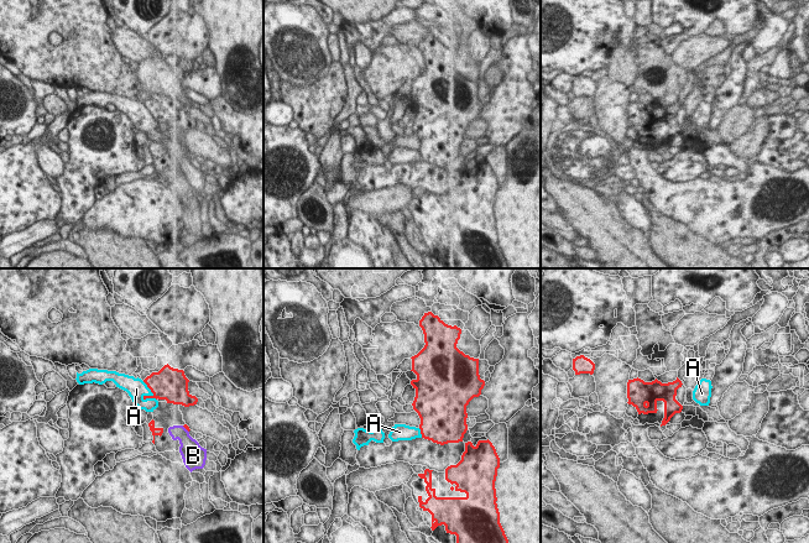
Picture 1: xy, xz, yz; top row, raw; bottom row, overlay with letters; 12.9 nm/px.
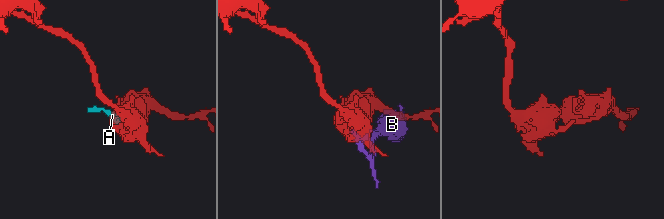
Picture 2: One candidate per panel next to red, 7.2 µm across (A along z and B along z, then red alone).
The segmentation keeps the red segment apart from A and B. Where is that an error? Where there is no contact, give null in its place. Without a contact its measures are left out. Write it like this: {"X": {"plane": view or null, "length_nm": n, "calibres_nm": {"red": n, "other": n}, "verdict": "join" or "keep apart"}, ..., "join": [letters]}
{"A": {"plane": "xy", "length_nm": 320, "calibres_nm": {"red": 420, "other": 260}, "verdict": "keep apart"}, "B": {"plane": "xy", "length_nm": 130, "calibres_nm": {"red": 50, "other": 240}, "verdict": "keep apart"}, "join": []}

